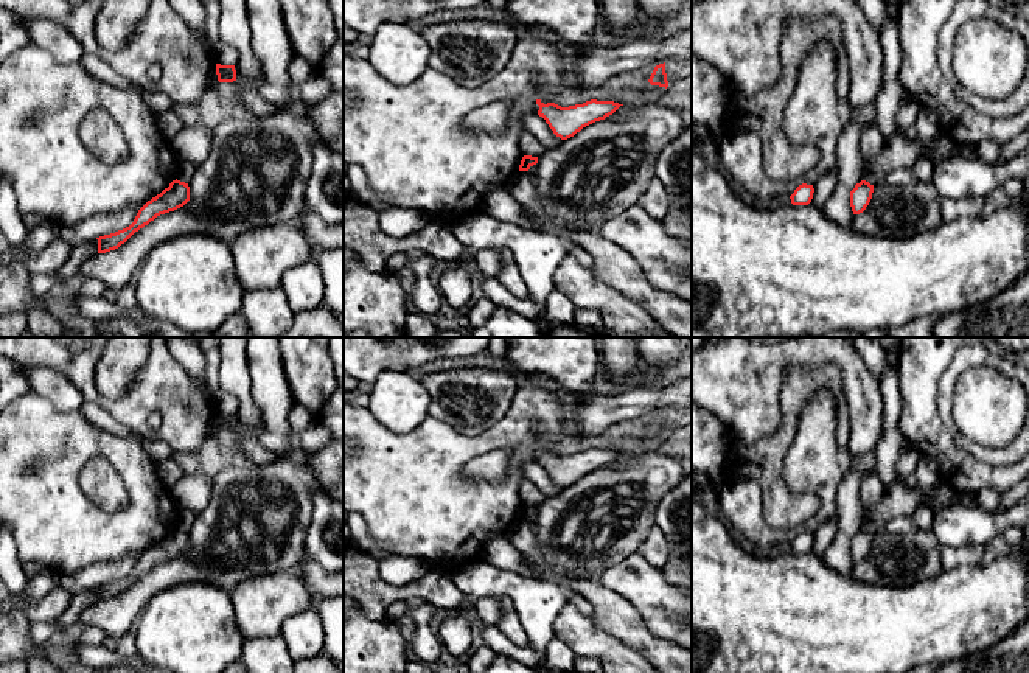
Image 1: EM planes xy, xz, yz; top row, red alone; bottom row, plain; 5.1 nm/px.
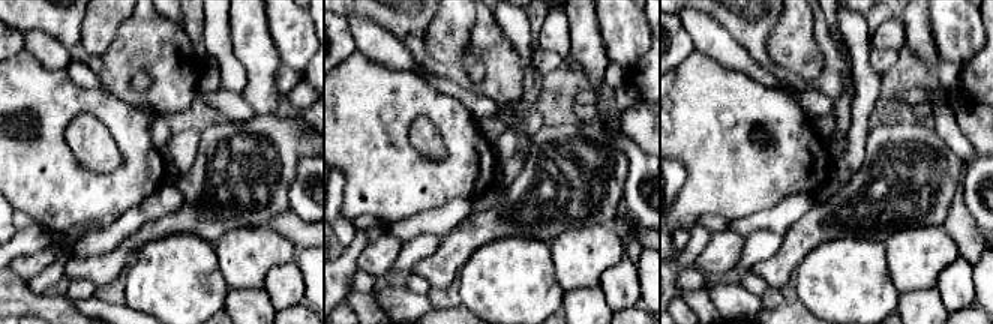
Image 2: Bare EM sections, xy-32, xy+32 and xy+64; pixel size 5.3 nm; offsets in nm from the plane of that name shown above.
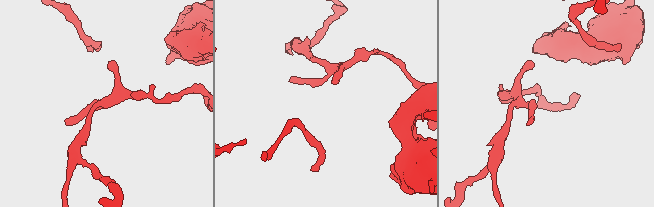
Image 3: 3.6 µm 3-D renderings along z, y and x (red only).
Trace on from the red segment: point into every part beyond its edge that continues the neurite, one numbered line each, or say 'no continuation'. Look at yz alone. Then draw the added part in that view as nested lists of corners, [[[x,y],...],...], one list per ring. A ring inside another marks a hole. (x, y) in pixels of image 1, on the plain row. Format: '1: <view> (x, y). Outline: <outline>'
no continuation

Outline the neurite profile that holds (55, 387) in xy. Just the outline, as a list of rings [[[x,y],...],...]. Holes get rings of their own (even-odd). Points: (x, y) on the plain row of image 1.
[[[31,367],[26,368],[30,390],[51,403],[61,412],[79,410],[85,399],[82,393],[64,375],[47,368]]]

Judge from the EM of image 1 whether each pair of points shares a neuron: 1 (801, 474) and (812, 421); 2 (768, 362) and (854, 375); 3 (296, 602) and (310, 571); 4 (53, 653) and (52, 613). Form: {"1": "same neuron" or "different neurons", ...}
{"1": "same neuron", "2": "same neuron", "3": "different neurons", "4": "different neurons"}

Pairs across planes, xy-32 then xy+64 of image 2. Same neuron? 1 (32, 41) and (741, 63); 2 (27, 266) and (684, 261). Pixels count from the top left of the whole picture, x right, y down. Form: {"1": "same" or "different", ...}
{"1": "same", "2": "different"}

